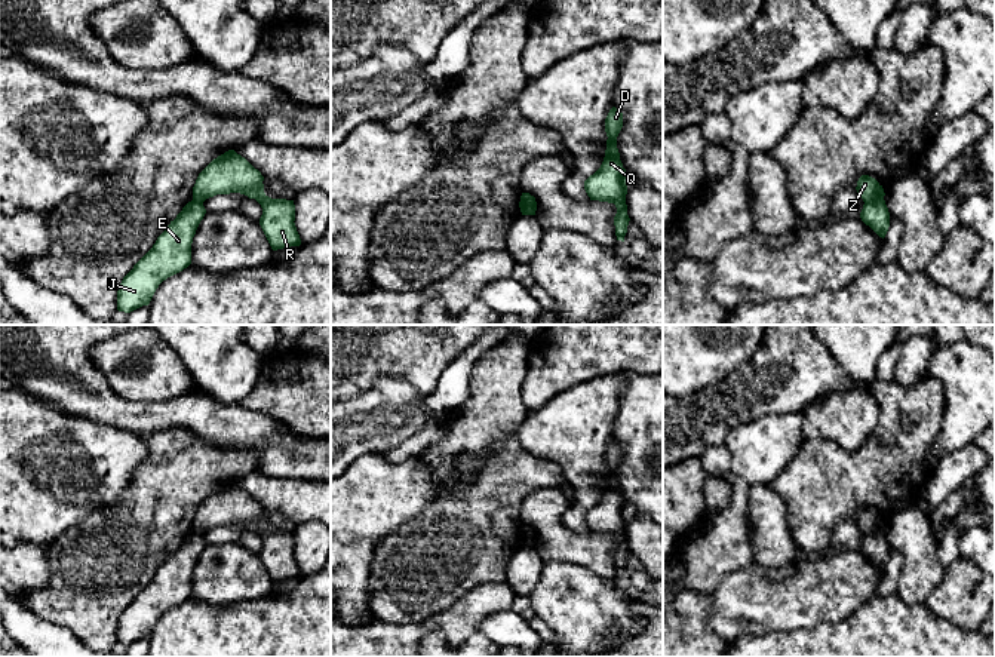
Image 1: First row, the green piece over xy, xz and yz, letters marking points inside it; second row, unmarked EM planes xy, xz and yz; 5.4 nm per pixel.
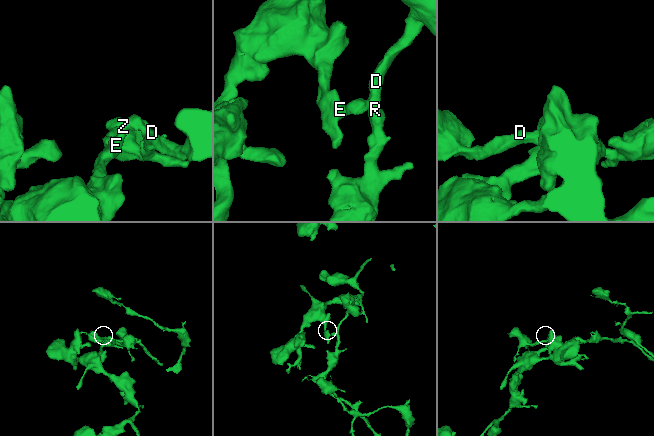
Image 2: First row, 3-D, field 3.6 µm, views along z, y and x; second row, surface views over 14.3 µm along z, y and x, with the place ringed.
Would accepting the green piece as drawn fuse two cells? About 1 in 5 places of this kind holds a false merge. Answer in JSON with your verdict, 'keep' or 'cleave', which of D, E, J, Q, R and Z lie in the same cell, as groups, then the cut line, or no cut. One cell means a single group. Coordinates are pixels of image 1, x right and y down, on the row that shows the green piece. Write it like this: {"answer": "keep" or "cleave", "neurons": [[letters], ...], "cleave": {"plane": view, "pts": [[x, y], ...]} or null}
{"answer": "cleave", "neurons": [["D", "Q", "R", "Z"], ["E", "J"]], "cleave": {"plane": "yz", "pts": [[883, 196], [865, 202]]}}

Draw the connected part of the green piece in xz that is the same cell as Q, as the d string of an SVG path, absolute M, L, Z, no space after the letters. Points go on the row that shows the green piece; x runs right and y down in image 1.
M612 107L605 119L606 150L601 168L584 181L584 190L590 200L614 203L617 214L614 217L617 240L624 242L627 233L629 215L626 205L627 172L620 160L617 136L623 128L623 113Z

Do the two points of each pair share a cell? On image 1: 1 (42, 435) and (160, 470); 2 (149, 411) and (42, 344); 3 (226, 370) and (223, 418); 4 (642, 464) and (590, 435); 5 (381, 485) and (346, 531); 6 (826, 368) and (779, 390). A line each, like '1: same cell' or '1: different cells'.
1: different cells
2: same cell
3: different cells
4: different cells
5: same cell
6: same cell

